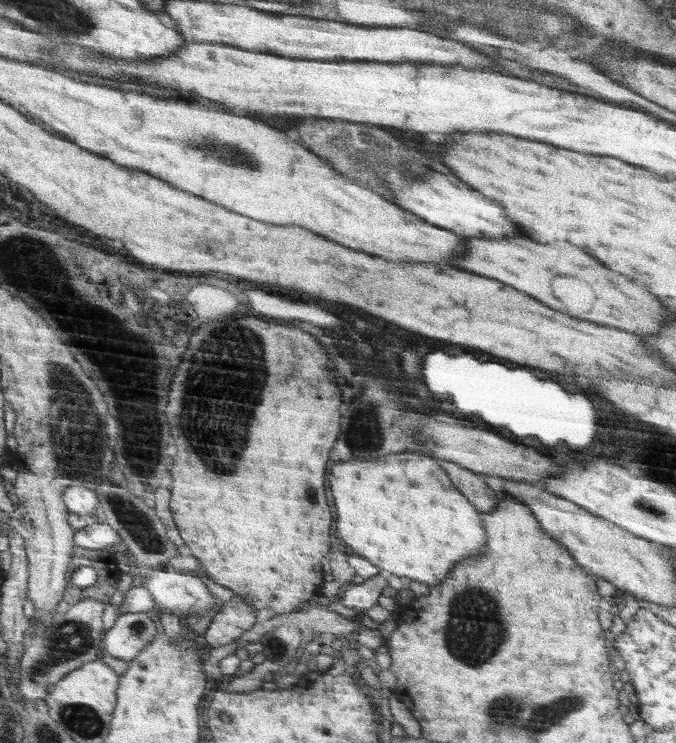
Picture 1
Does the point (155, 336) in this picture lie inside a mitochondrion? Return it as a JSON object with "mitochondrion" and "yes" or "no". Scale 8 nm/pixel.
{"mitochondrion":"no"}

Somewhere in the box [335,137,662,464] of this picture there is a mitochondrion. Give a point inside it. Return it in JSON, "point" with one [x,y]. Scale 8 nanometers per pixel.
{"point":[365,433]}

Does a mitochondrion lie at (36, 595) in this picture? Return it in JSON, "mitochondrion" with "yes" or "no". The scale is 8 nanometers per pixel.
{"mitochondrion":"no"}

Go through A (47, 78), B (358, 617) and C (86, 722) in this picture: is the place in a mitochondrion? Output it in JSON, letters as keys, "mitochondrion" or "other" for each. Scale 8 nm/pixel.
{"A":"other","B":"other","C":"mitochondrion"}

